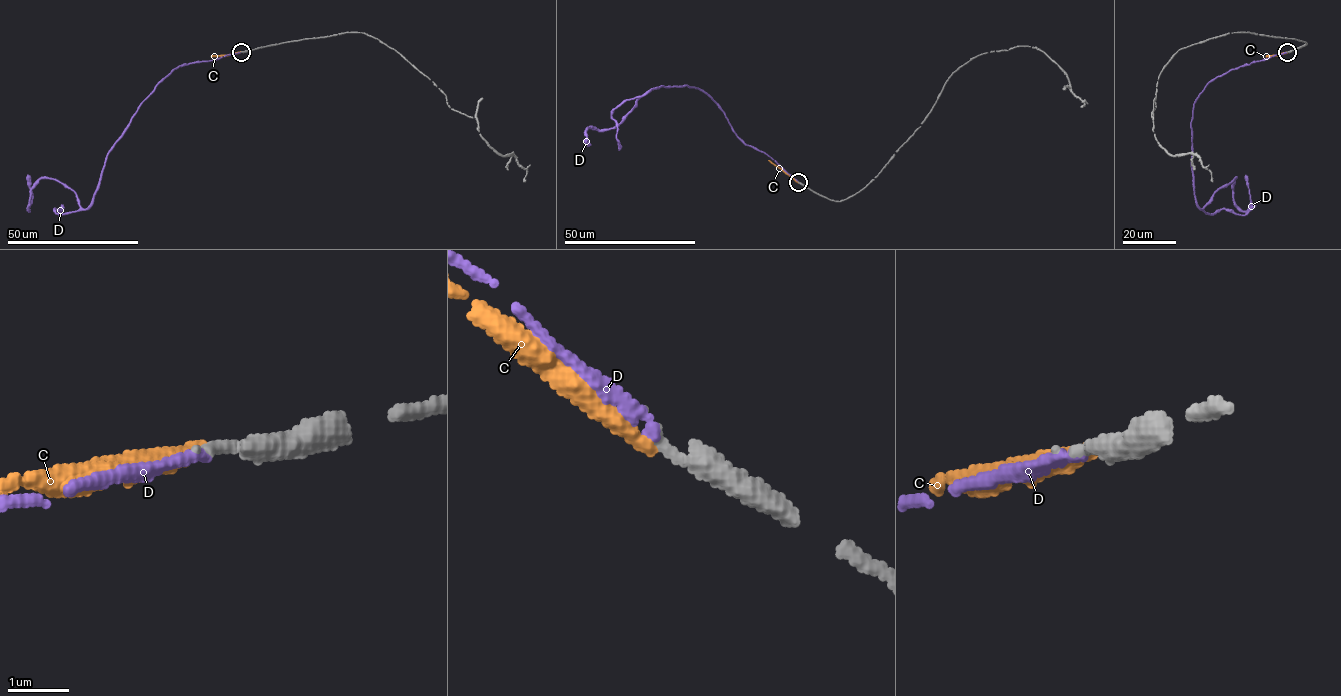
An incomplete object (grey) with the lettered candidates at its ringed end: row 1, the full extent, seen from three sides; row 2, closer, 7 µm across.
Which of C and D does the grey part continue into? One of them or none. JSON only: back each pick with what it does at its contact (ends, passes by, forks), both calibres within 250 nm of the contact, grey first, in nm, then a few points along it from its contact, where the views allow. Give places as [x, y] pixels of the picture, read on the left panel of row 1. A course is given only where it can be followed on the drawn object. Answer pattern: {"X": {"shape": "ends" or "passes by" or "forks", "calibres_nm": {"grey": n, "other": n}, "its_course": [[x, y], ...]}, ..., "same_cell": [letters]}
{"D": {"shape": "ends", "calibres_nm": {"grey": 280, "other": 180}, "its_course": [[241, 52], [180, 66], [156, 85], [113, 144], [86, 208], [70, 188], [41, 178], [29, 211], [27, 175]]}, "same_cell": ["D"]}

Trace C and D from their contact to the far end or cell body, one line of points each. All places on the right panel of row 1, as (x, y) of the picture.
C: (1288, 52), (1266, 56)
D: (1287, 52), (1211, 80), (1194, 103), (1195, 204), (1201, 208), (1235, 178), (1234, 202), (1246, 211), (1245, 175)

